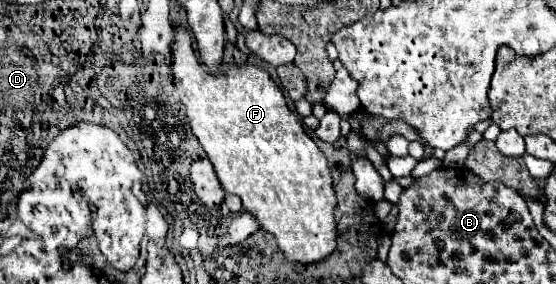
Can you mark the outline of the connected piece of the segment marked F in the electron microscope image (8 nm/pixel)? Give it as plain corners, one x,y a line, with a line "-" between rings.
176,28
172,74
180,100
186,106
190,128
208,154
224,192
242,198
244,210
258,220
262,230
274,234
282,254
290,258
290,262
318,264
322,258
328,258
336,248
336,194
328,162
316,142
306,134
300,120
290,112
282,90
272,78
258,66
228,66
222,76
212,76
196,58
192,38
184,28

